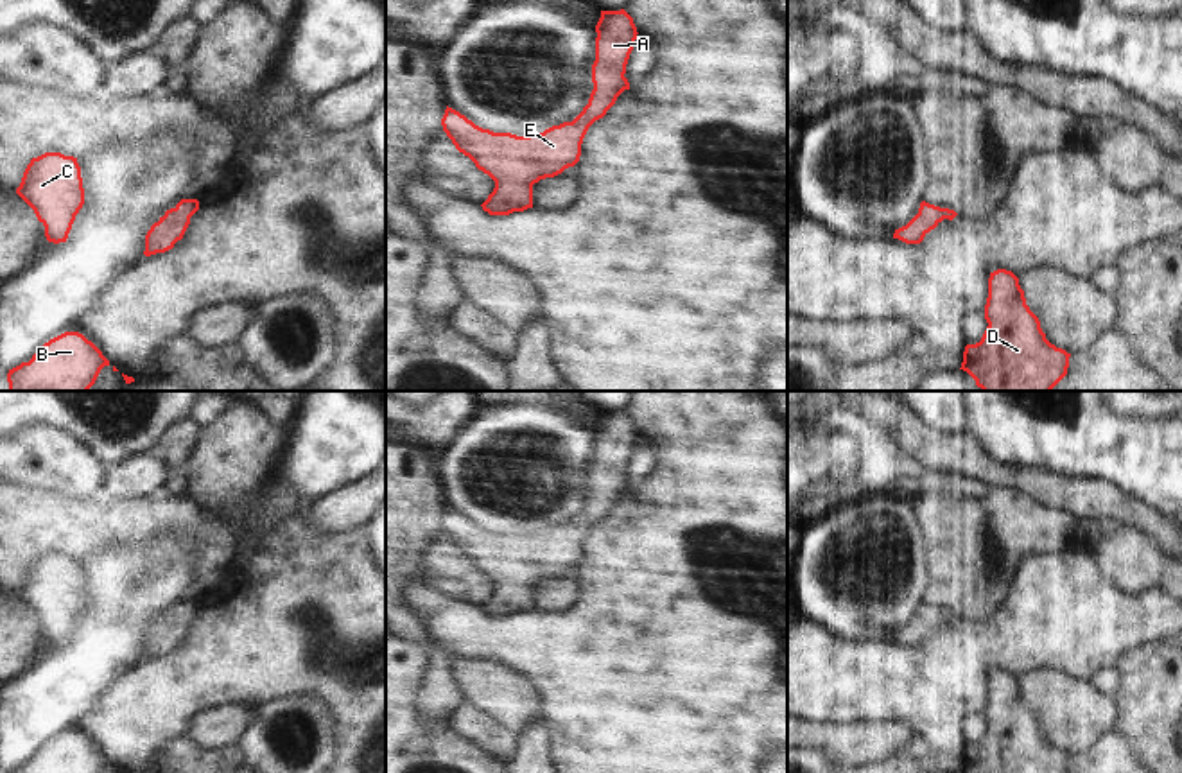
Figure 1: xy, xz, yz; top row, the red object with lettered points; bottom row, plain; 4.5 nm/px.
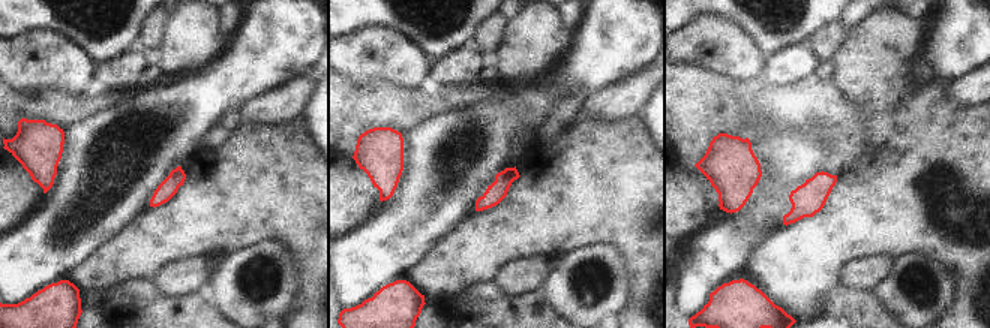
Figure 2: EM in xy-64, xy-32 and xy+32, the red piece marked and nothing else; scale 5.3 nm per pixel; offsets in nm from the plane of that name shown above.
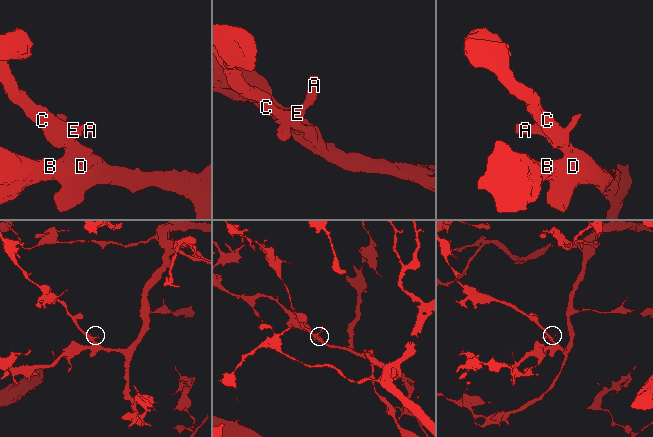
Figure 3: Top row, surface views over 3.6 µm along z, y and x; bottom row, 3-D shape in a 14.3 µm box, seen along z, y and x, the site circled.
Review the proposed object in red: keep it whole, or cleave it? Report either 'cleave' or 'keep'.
keep

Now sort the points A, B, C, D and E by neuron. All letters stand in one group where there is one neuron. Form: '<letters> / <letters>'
A B C D E

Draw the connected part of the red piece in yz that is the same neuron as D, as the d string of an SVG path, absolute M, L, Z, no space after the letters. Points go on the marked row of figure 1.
M1012 271L990 273L985 319L988 326L981 341L965 346L960 368L978 387L1051 391L1067 375L1071 353L1046 339Z

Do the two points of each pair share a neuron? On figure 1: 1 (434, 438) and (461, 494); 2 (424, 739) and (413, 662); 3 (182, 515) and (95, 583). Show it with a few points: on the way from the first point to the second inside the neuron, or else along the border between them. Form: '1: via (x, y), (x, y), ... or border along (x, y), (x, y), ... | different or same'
1: border along (469, 418), (438, 452) | different
2: via (404, 720), (404, 682) | same
3: border along (164, 528), (192, 538), (196, 553), (189, 564) | different

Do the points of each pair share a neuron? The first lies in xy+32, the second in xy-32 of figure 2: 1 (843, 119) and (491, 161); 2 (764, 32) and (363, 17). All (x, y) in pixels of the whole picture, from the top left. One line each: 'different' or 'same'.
1: different
2: same

